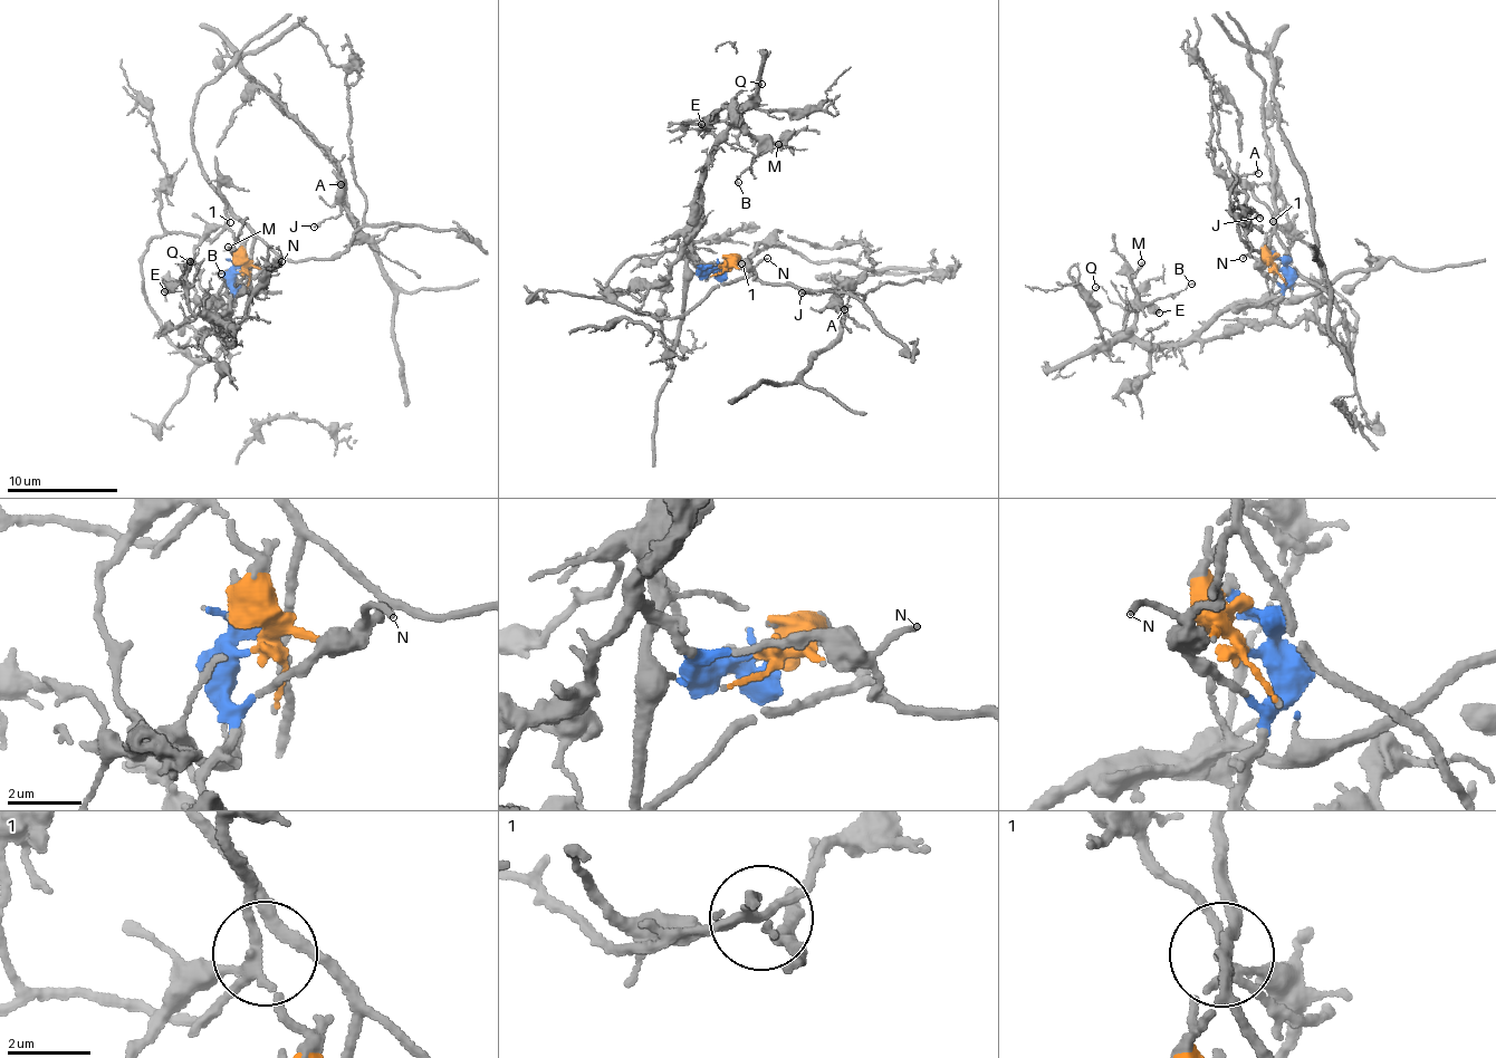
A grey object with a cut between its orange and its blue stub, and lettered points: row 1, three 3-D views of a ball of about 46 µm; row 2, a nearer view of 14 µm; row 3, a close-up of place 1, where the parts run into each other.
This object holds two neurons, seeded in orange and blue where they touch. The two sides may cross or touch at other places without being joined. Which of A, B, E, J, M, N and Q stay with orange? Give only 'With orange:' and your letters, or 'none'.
With orange: A, J

